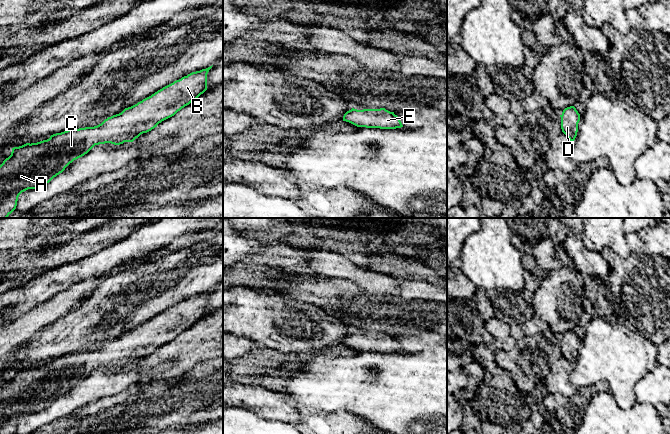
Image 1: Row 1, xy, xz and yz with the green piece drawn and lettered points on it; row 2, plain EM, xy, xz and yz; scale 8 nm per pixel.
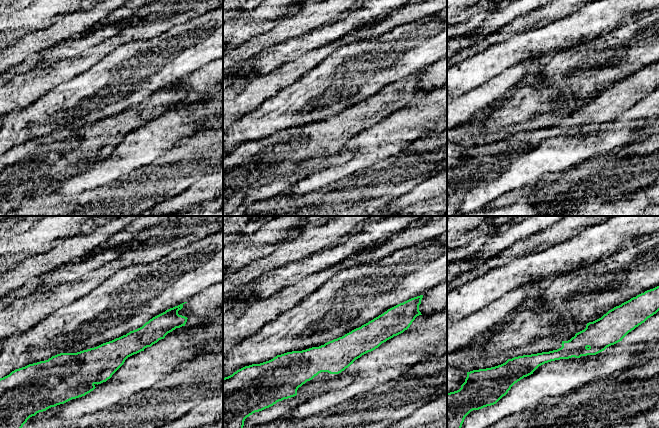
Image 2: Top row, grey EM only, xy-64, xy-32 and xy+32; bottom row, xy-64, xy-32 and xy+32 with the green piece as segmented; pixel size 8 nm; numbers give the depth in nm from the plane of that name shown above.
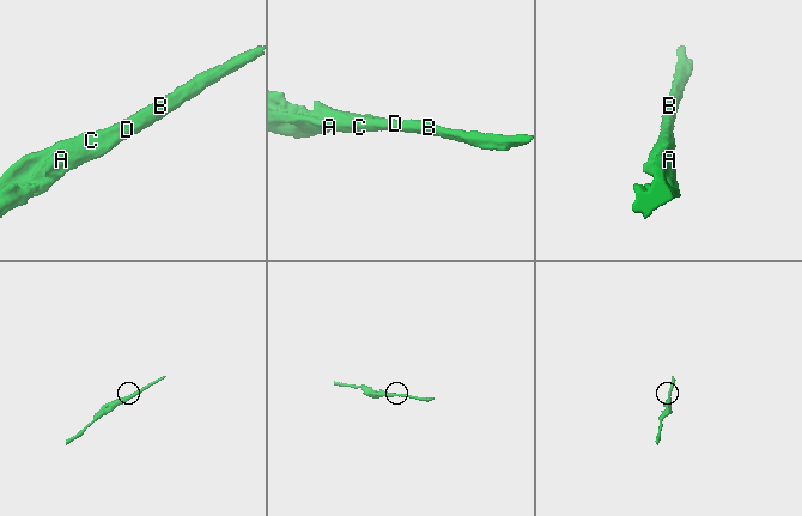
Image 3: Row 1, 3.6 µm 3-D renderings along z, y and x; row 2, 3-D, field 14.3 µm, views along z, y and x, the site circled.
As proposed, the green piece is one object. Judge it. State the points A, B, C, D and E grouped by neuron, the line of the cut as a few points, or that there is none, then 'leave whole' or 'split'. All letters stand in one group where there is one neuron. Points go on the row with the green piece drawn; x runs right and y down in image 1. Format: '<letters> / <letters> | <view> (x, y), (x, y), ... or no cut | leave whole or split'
A B C D E | no cut | leave whole

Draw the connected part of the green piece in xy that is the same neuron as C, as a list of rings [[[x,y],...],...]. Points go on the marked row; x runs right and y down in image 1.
[[[212,66],[192,72],[174,81],[137,104],[125,108],[121,113],[108,117],[97,126],[70,129],[53,134],[47,140],[12,148],[11,155],[0,165],[0,218],[7,218],[16,209],[22,192],[49,183],[95,145],[133,142],[141,134],[151,131],[162,121],[174,116],[207,90],[207,74],[211,68]]]

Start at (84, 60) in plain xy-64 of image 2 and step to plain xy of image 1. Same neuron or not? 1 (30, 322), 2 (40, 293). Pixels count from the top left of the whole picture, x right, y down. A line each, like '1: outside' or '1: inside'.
1: inside
2: outside

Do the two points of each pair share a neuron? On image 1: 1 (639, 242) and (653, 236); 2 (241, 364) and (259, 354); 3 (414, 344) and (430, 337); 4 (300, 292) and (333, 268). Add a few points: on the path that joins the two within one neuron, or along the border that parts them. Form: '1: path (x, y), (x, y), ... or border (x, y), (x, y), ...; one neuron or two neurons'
1: path (642, 242), (650, 239); one neuron
2: path (245, 364), (249, 364), (255, 358); one neuron
3: path (418, 343), (426, 339); one neuron
4: border (307, 265), (312, 273), (333, 279); two neurons

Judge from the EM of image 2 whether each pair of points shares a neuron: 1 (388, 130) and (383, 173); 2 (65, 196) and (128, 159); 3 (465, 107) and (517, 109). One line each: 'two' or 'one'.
1: two
2: one
3: two

